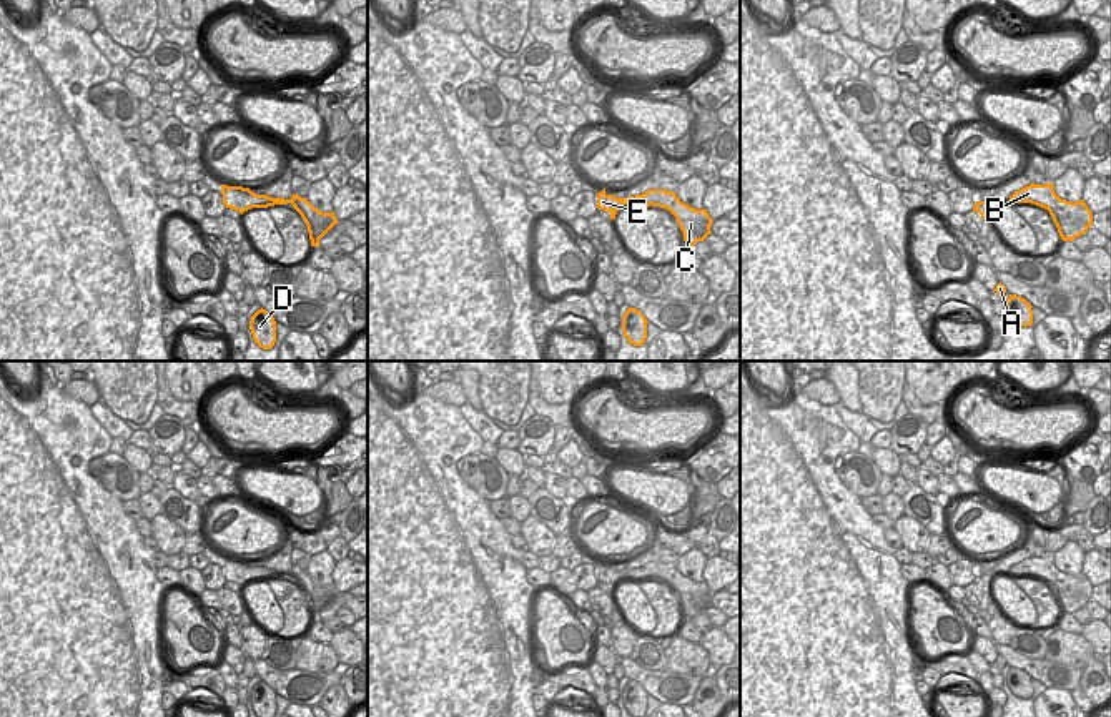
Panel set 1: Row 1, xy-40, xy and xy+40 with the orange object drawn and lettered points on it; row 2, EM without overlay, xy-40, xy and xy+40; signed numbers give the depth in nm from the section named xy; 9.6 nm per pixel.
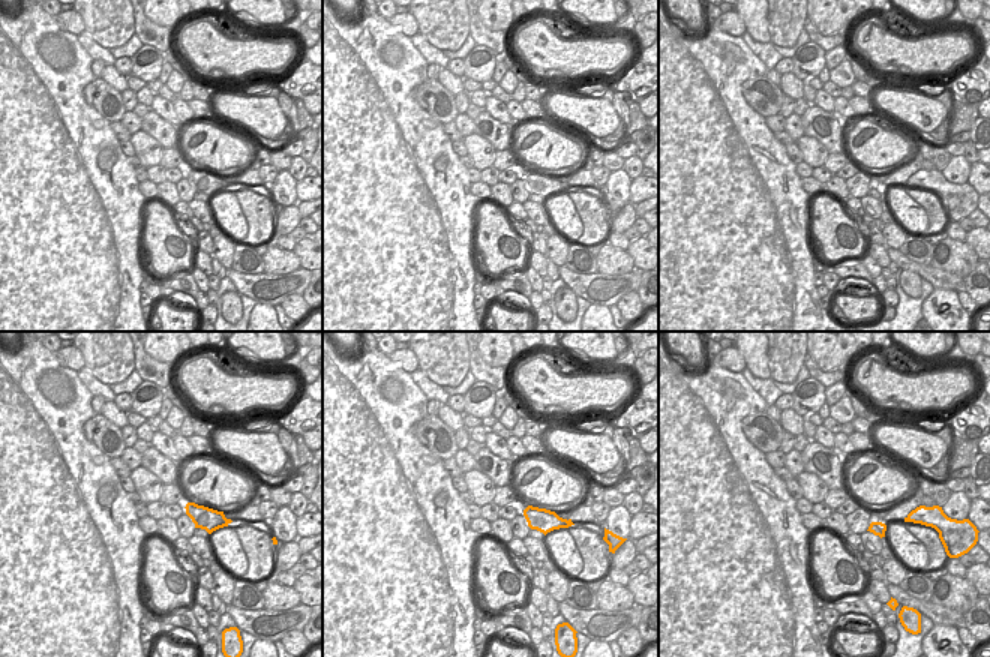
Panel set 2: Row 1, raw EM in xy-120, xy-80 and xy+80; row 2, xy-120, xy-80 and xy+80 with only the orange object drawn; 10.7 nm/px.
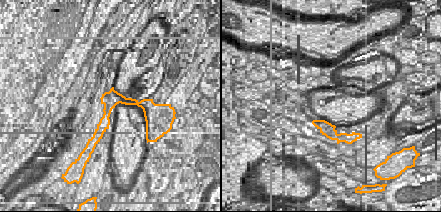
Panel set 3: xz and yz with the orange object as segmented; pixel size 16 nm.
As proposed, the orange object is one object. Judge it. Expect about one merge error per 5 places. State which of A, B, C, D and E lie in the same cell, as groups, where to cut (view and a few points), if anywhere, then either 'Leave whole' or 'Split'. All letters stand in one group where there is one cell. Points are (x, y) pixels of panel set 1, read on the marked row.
Groups: A D / B C E. Split along xy (611, 210), (616, 212). Split

